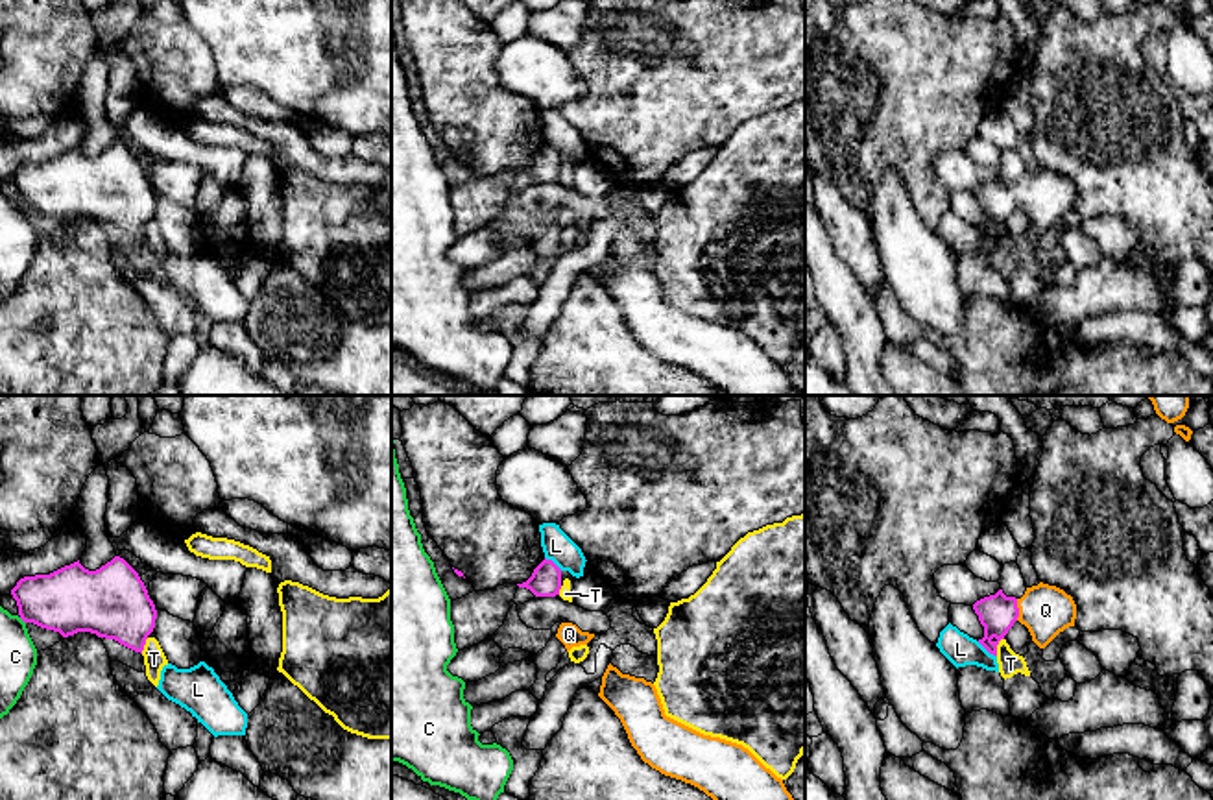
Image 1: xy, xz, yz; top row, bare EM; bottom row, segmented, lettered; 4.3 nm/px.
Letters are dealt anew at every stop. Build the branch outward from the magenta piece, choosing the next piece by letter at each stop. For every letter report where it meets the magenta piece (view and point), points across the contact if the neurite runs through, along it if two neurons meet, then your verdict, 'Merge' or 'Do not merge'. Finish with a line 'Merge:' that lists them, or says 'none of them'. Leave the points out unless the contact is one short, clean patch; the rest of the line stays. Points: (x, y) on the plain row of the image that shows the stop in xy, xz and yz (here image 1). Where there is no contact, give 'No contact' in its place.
C: Touches magenta at xy (23, 206). Do not merge
L: Touches magenta at yz (986, 235). Boundary: yz (977, 228), (996, 242). Do not merge
Q: Touches magenta at yz (1018, 196). Path across: yz (997, 200), (1018, 196), (1045, 196). Merge
T: Touches magenta at yz (996, 233). Boundary: yz (1003, 224), (996, 241). Do not merge
Merge: Q

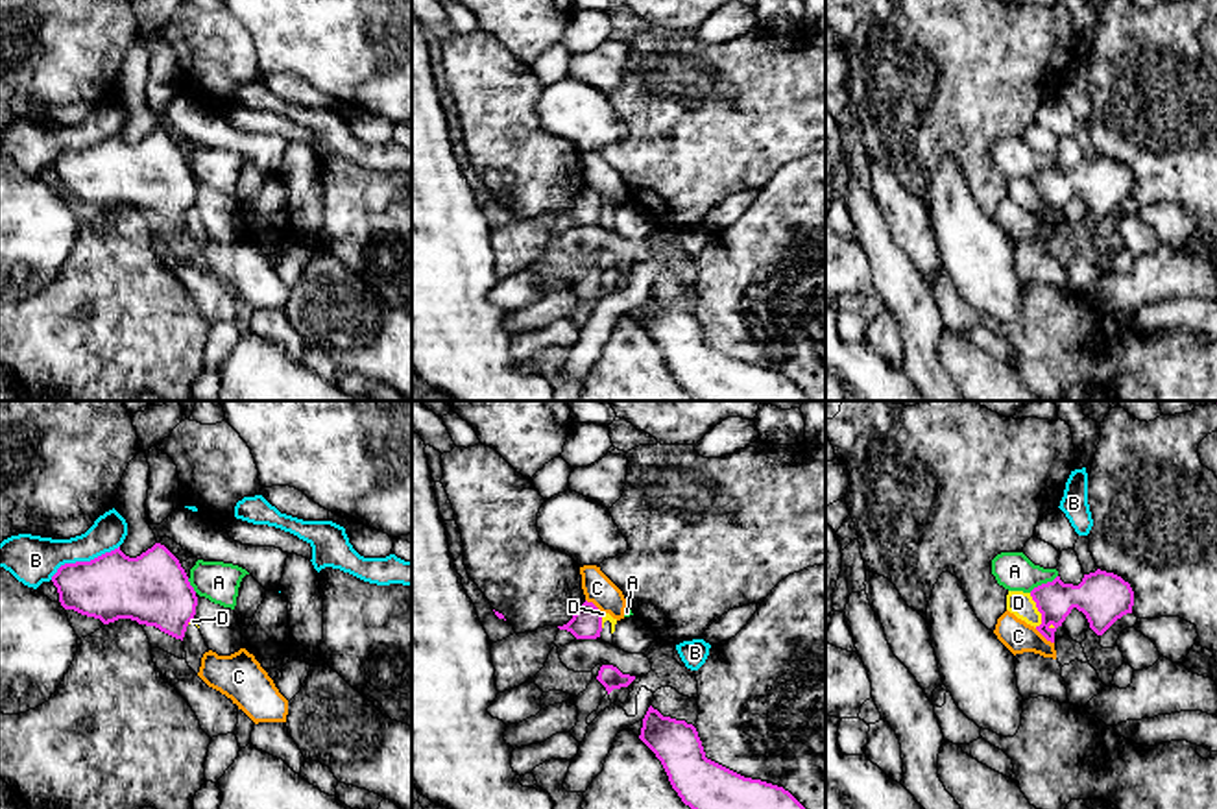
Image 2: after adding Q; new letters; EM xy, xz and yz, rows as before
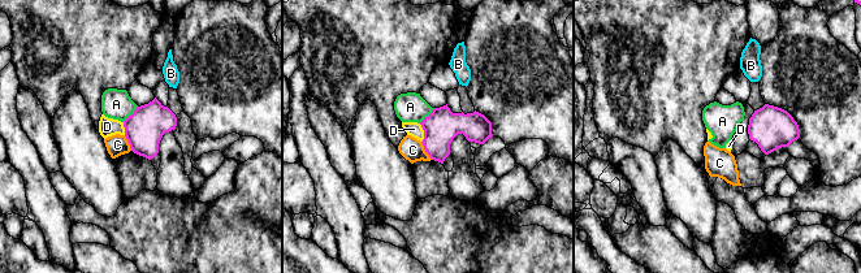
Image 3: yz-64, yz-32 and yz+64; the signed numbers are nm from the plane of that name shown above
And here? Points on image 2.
A: Touches magenta at yz (1042, 170). Do not merge
B: Touches magenta at xy (84, 148). Do not merge
C: Touches magenta at yz (1044, 222). Do not merge
D: Touches magenta at yz (1038, 196). Do not merge
Merge: none of them

